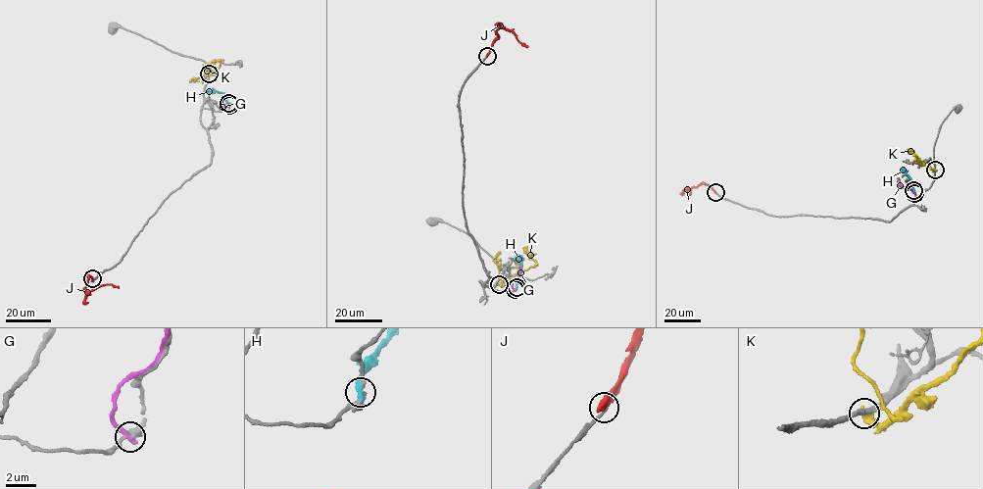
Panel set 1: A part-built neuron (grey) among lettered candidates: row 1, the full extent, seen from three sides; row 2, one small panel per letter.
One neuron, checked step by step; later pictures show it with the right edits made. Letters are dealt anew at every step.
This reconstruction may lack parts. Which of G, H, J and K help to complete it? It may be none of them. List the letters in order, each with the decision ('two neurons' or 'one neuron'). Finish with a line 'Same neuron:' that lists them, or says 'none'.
G: two neurons
H: two neurons
J: one neuron
K: two neurons
Same neuron: J

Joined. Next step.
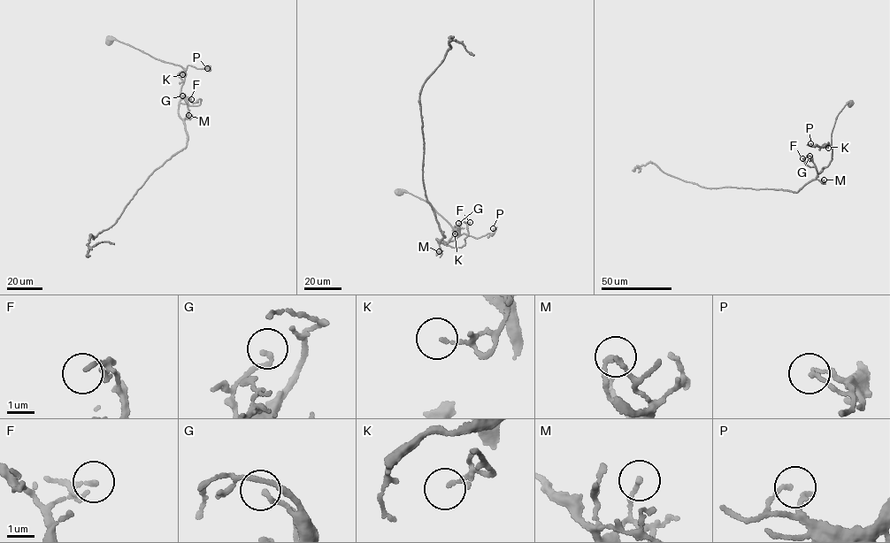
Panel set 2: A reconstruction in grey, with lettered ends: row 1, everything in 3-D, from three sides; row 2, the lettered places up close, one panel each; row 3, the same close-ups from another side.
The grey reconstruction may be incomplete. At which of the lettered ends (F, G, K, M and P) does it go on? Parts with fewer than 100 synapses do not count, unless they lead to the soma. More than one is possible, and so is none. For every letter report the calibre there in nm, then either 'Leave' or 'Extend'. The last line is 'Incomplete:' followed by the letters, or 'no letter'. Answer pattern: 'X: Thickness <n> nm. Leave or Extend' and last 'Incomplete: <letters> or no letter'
F: Thickness 150 nm. Leave
G: Thickness 170 nm. Leave
K: Thickness 120 nm. Leave
M: Thickness 160 nm. Leave
P: Thickness 120 nm. Leave
Incomplete: no letter

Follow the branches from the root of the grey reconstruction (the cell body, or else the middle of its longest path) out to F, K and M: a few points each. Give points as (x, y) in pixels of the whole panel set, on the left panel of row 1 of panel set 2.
F: (110, 39), (181, 67), (185, 77), (180, 103), (200, 104), (200, 99), (195, 103), (191, 99)
K: (110, 39), (116, 39), (154, 57), (180, 66), (186, 70), (182, 74)
M: (110, 39), (116, 39), (183, 68), (185, 77), (178, 110), (184, 120), (190, 118), (188, 115)

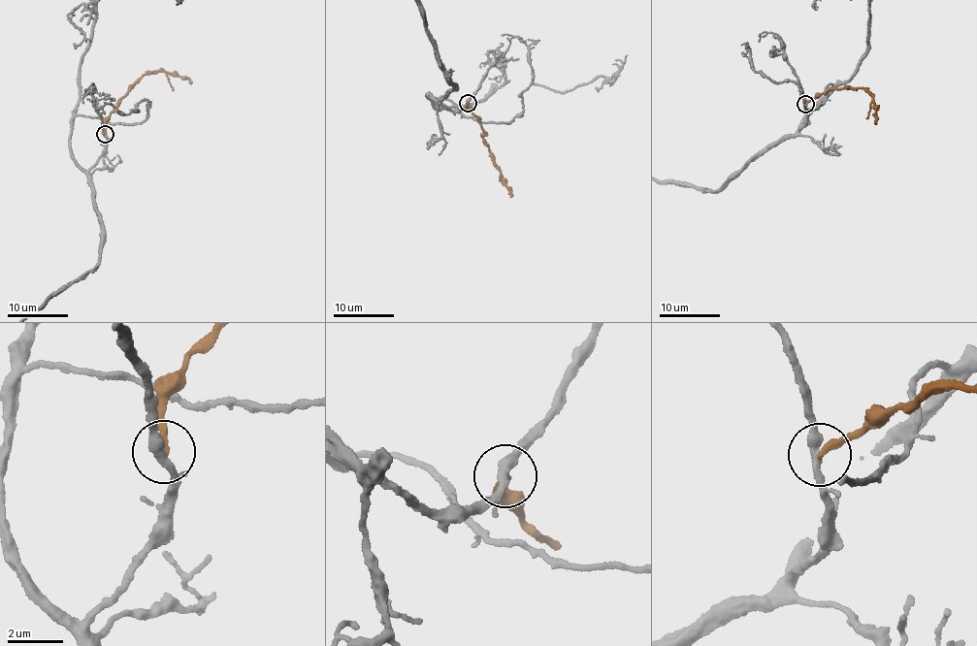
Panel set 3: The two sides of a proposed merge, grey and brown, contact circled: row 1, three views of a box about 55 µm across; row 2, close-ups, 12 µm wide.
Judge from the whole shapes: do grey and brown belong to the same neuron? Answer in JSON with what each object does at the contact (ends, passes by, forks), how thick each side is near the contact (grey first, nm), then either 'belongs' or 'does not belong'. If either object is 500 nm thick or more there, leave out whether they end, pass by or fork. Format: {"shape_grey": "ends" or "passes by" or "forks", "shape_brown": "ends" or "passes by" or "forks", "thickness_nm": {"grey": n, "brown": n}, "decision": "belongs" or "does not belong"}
{"shape_grey": "passes by", "shape_brown": "ends", "thickness_nm": {"grey": 320, "brown": 260}, "decision": "does not belong"}

